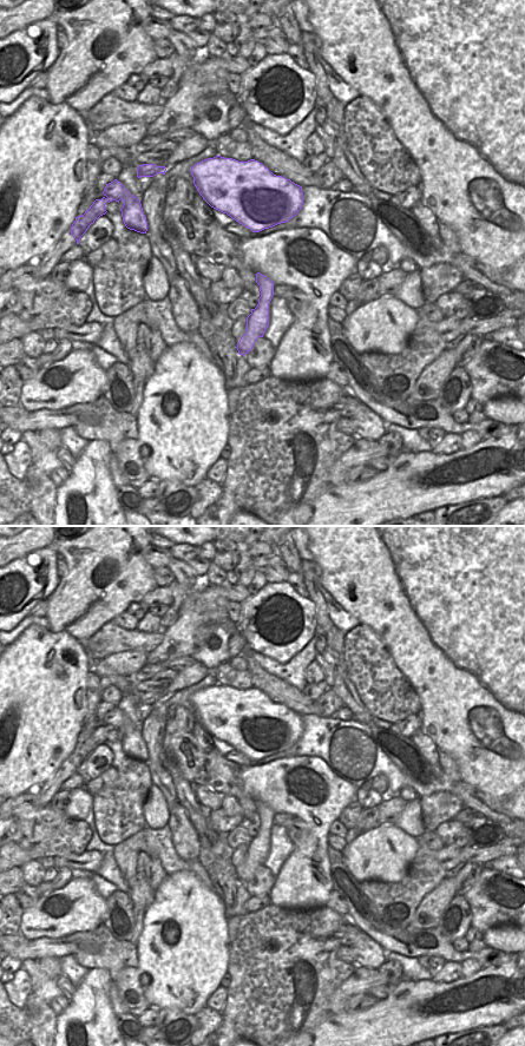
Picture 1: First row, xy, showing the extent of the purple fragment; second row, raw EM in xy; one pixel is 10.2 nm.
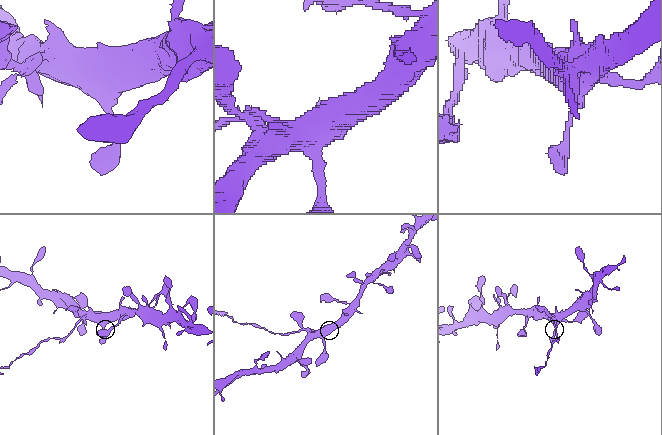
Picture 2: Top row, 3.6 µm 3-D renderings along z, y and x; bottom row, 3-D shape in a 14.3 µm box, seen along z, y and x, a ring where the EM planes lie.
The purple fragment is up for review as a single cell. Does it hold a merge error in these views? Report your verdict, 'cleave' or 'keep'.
cleave

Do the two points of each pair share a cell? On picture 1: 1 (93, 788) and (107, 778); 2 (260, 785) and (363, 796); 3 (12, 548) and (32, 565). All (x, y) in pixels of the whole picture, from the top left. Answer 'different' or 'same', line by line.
1: same
2: different
3: different

